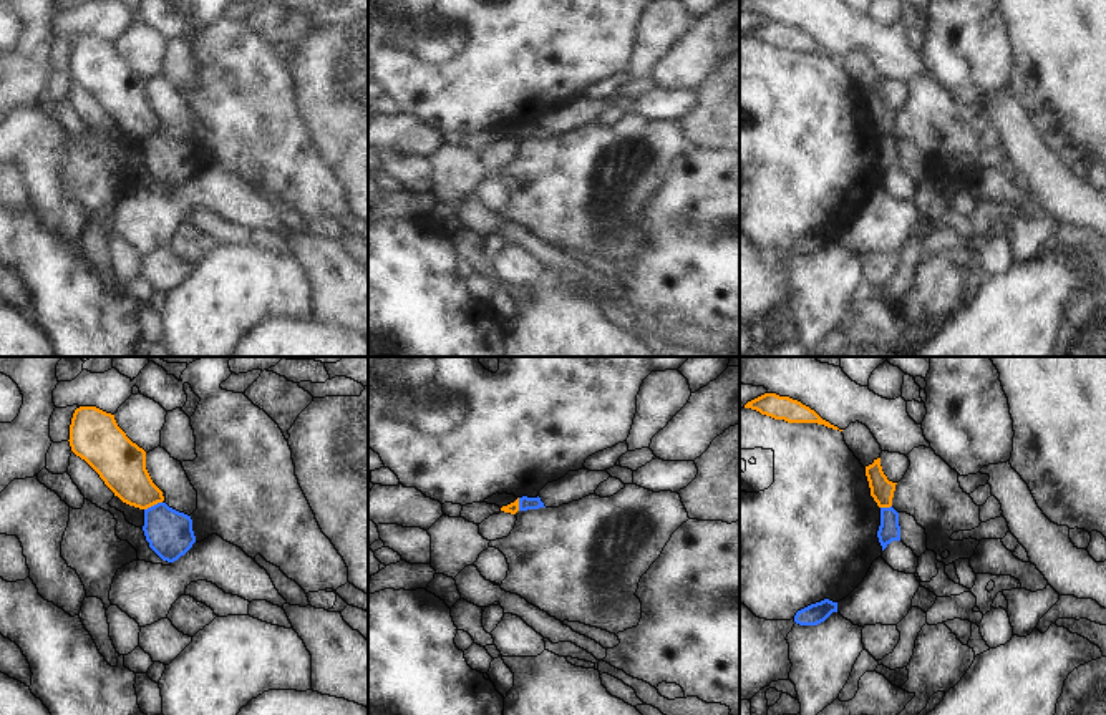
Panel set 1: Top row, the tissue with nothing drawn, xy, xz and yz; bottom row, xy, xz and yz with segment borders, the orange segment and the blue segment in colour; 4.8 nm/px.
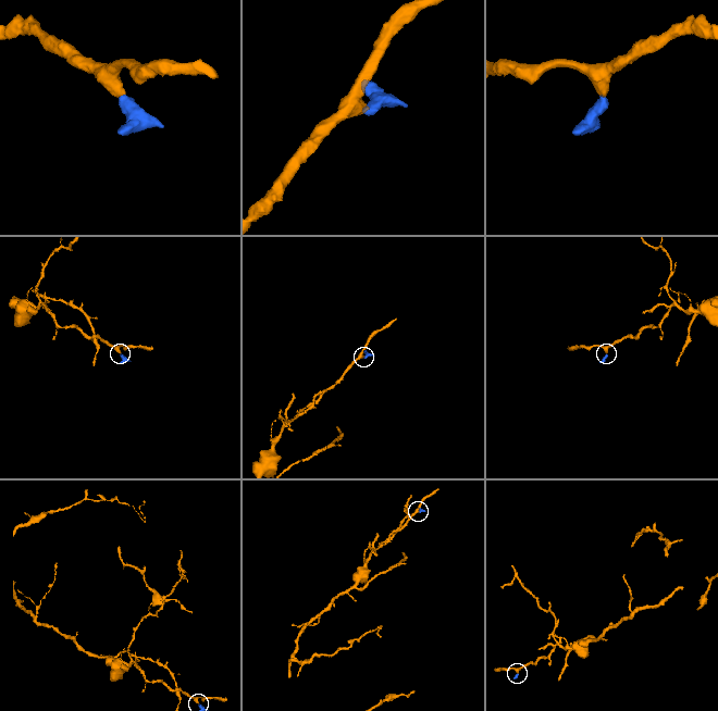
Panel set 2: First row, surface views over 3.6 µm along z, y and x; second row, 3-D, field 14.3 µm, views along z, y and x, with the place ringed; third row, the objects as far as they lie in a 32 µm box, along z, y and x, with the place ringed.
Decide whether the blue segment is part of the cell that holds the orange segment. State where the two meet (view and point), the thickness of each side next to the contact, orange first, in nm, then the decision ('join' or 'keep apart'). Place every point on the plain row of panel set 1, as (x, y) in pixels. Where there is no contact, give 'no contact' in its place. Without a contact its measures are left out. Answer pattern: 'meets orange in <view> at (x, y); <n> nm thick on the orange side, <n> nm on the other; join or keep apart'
meets orange in xy at (153, 133); 240 nm thick on the orange side, 220 nm on the other; keep apart

